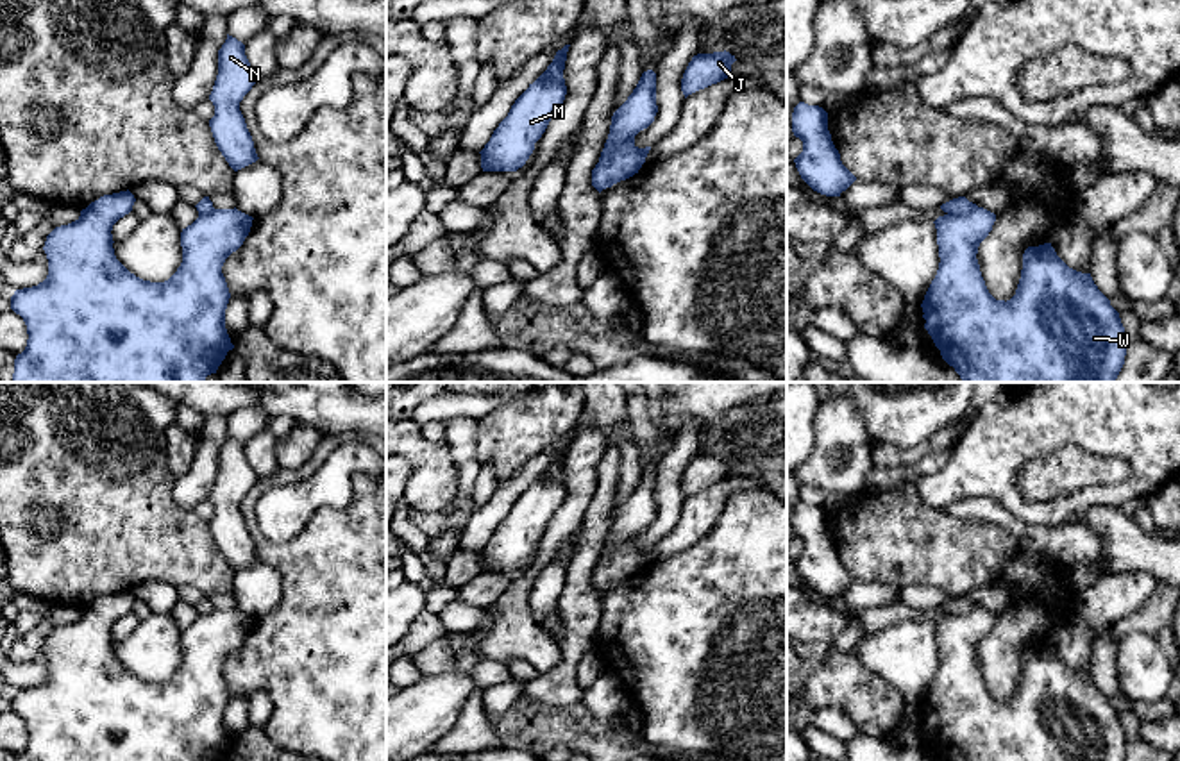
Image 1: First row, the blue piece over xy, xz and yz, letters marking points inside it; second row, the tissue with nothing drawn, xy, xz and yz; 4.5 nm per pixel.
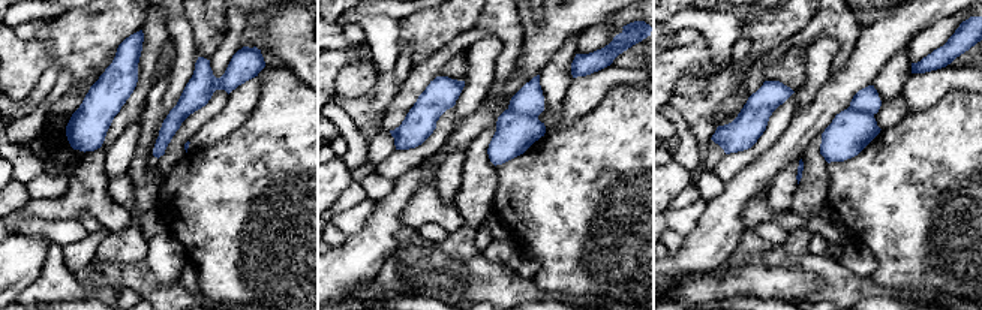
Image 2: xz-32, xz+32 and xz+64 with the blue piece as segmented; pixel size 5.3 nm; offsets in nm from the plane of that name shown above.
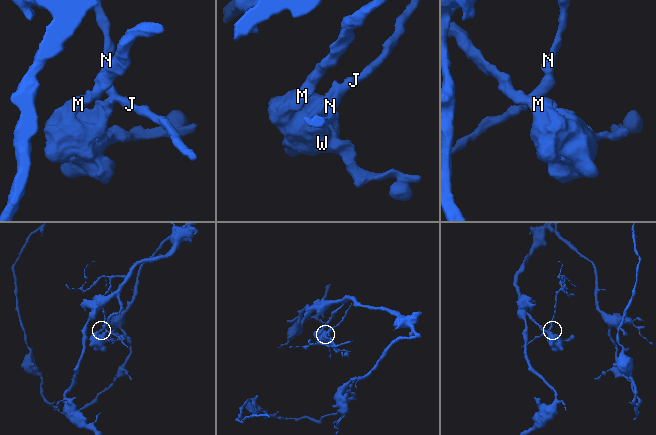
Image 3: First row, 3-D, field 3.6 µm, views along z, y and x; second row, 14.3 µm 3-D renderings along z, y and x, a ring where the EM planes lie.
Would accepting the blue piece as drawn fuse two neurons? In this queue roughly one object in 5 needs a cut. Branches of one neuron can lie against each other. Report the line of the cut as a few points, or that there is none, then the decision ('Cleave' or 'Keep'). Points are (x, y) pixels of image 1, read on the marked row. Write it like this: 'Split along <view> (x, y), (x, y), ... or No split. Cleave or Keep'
Split along xz (633, 134), (610, 143), (599, 159). Cleave

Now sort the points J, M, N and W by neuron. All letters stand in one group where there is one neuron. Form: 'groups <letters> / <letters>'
groups J N / M W

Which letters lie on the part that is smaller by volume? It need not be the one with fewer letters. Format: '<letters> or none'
J, N

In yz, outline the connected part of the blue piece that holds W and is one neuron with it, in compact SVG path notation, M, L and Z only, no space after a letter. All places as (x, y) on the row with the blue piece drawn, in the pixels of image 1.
M983 207L933 222L940 263L921 307L924 329L942 359L962 382L1114 382L1128 345L1119 313L1091 273L1069 268L1051 243L1024 250L1021 279L1010 300L996 300L989 293L976 254L994 222L996 214Z

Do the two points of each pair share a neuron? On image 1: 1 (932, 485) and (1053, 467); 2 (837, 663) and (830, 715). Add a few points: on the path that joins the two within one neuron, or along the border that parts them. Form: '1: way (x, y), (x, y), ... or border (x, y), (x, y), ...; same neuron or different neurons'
1: border (1057, 449), (1032, 459), (1021, 470), (1016, 485); different neurons
2: border (814, 710), (839, 708), (860, 733); different neurons

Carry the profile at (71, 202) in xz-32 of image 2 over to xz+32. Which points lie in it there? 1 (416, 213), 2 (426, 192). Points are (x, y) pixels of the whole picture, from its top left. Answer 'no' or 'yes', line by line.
1: yes
2: yes

